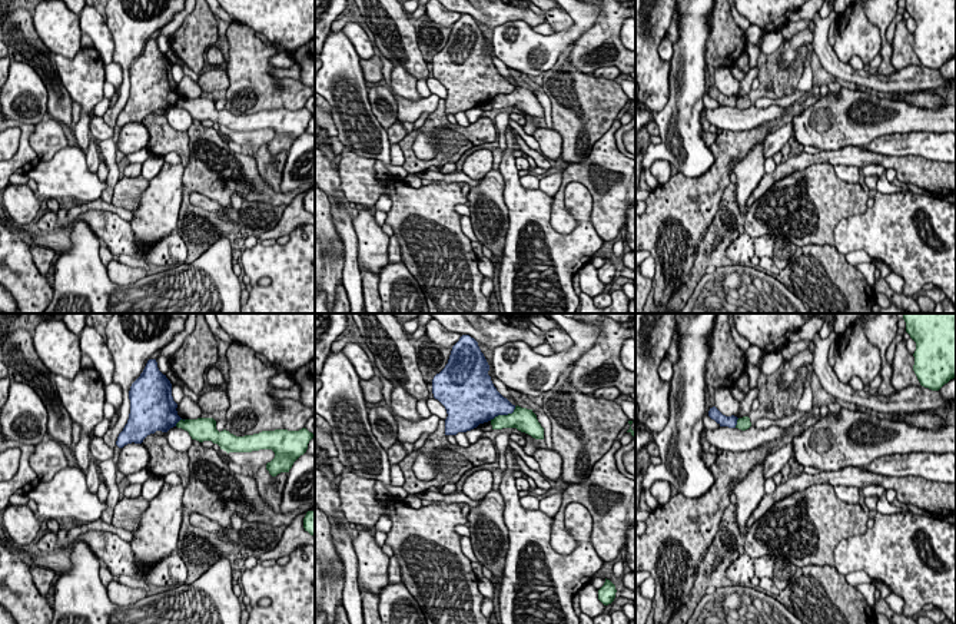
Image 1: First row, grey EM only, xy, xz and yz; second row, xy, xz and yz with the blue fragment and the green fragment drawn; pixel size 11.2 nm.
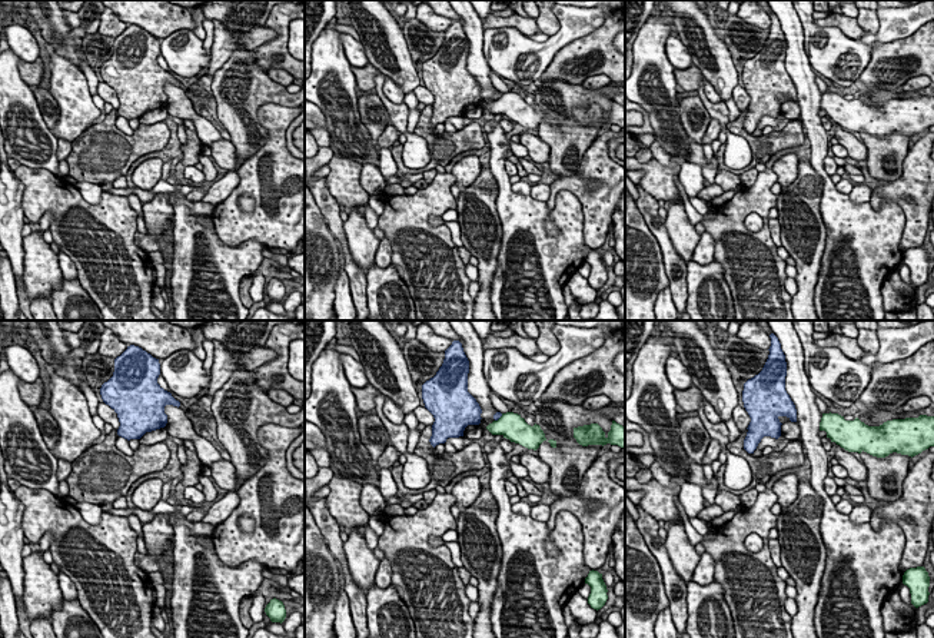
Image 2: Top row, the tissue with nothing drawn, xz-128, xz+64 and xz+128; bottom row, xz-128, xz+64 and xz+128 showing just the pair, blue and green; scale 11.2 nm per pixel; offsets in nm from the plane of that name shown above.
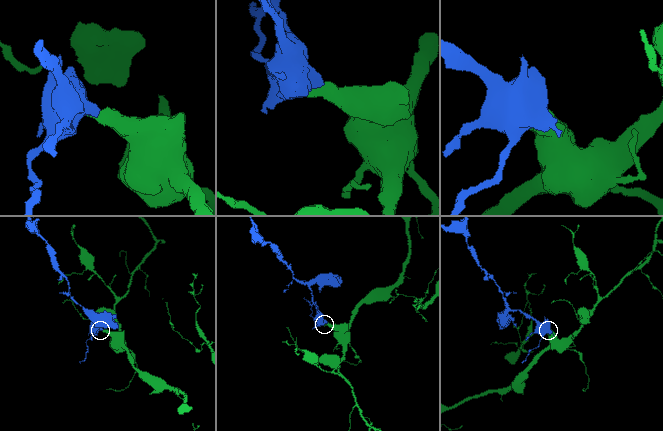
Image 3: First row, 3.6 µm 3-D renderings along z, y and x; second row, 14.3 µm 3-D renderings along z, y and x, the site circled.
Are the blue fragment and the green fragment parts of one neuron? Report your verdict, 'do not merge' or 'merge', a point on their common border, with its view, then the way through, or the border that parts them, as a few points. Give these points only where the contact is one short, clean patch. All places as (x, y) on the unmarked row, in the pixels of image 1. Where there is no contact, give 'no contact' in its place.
do not merge; contact xz (503, 93); border xz (515, 86), (511, 92), (498, 93), (490, 99)

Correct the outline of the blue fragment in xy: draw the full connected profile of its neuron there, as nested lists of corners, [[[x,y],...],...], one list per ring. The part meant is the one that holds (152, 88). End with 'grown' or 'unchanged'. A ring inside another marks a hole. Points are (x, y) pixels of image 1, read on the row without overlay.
[[[149,39],[140,56],[132,63],[129,79],[130,93],[117,116],[119,127],[132,122],[142,123],[156,110],[167,112],[182,99],[172,76],[172,63],[159,50],[156,39]]]; unchanged

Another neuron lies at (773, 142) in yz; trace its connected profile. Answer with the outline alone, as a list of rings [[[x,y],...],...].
[[[786,123],[777,132],[766,135],[763,140],[764,159],[773,157],[793,137],[793,123]]]

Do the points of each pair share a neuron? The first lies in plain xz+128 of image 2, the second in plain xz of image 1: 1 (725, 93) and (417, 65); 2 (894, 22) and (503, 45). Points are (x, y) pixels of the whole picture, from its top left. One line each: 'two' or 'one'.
1: one
2: one

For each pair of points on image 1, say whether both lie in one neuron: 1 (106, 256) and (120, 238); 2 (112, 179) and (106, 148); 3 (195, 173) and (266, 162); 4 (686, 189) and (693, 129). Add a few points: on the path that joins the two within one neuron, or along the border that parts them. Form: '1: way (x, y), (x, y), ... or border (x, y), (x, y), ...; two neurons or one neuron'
1: border (100, 241), (115, 258); two neurons
2: way (112, 172), (109, 155); one neuron
3: border (254, 155), (258, 172), (276, 191); two neurons
4: border (714, 156), (699, 176), (677, 172); two neurons

